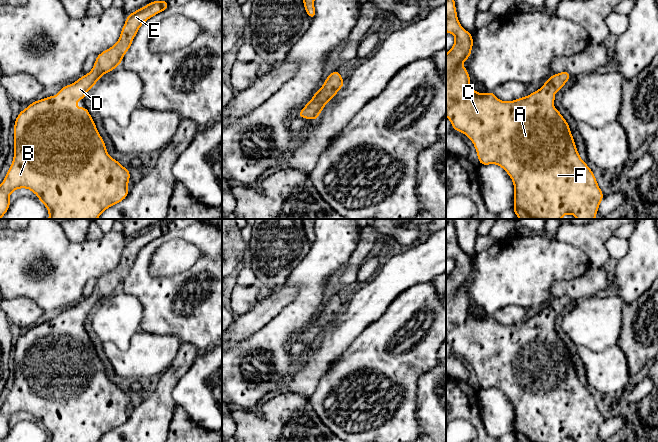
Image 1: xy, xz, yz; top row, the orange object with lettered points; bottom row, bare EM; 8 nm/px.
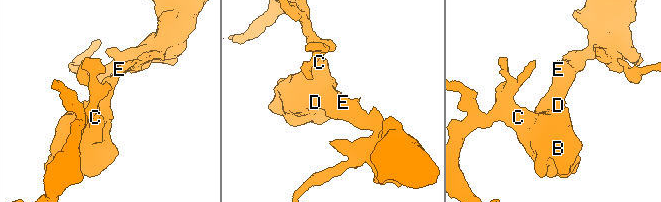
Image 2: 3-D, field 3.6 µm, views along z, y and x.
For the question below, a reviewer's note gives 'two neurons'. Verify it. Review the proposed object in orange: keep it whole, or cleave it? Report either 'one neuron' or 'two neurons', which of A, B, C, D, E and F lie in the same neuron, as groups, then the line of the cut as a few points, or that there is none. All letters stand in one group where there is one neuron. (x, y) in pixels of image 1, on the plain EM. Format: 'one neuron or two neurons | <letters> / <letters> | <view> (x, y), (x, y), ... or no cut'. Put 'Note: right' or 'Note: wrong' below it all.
one neuron | A B C D E F | no cut
Note: wrong

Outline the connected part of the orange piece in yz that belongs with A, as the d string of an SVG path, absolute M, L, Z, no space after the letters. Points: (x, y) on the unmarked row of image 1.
M446 219L446 256L452 257L455 260L455 267L450 275L446 278L446 341L451 345L454 354L462 356L473 366L476 372L477 380L479 382L479 387L481 389L497 388L501 390L511 401L514 407L513 434L516 440L518 442L562 442L565 438L573 438L576 442L595 442L598 436L599 427L604 422L604 419L597 408L593 396L580 382L568 347L559 337L557 332L552 331L555 324L554 318L558 314L562 313L567 304L571 301L569 296L563 295L562 297L553 298L547 305L545 305L545 308L538 315L531 317L527 321L522 321L517 324L508 326L500 325L492 315L481 318L474 315L470 310L470 300L467 296L467 293L462 290L462 286L467 284L471 279L473 263L472 258L463 253L458 245L453 219Z

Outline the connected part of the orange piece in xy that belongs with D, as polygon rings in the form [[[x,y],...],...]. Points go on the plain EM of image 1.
[[[164,223],[153,225],[128,239],[117,267],[97,279],[90,297],[83,299],[75,307],[63,311],[55,321],[37,324],[22,334],[14,346],[14,383],[6,401],[0,409],[0,442],[8,435],[10,418],[18,412],[28,412],[47,431],[49,442],[98,442],[107,432],[121,426],[129,418],[128,406],[130,396],[117,384],[111,382],[106,374],[105,366],[97,355],[96,349],[86,331],[77,332],[78,324],[85,322],[99,302],[114,294],[122,286],[129,274],[132,264],[140,250],[154,239],[166,234],[169,228]]]

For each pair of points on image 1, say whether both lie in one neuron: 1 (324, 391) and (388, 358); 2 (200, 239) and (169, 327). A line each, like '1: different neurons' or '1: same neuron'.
1: same neuron
2: same neuron

